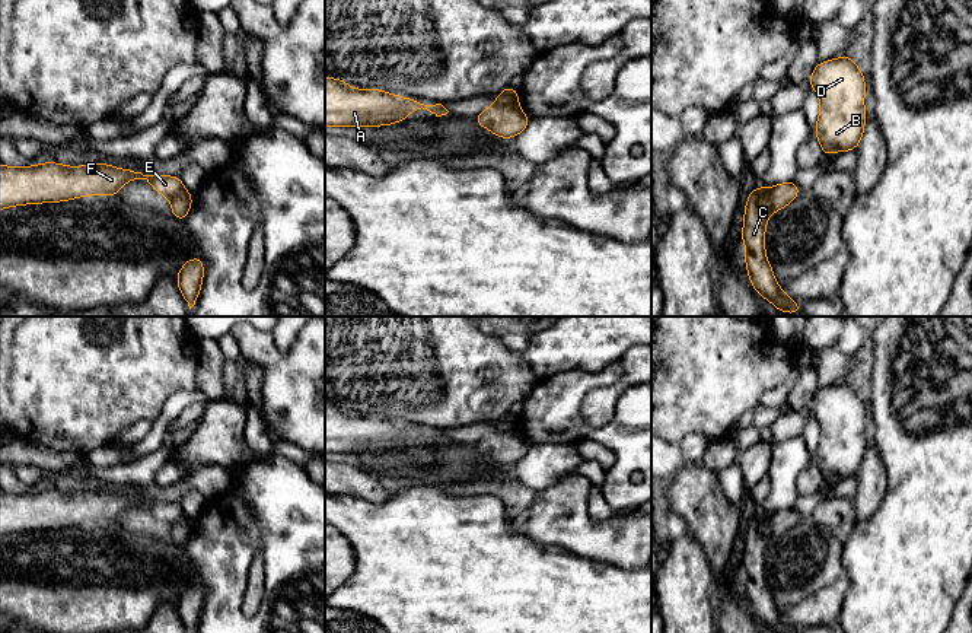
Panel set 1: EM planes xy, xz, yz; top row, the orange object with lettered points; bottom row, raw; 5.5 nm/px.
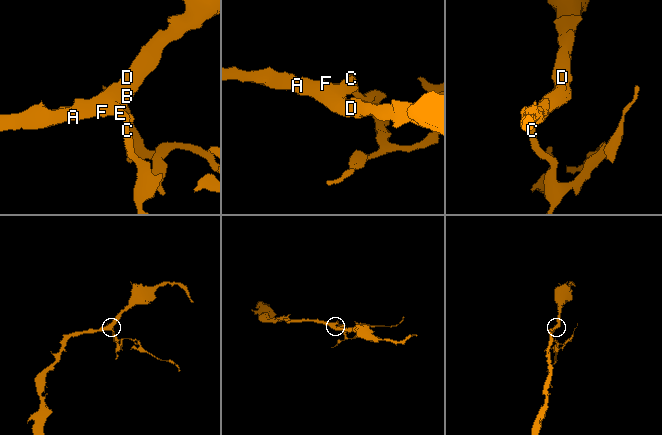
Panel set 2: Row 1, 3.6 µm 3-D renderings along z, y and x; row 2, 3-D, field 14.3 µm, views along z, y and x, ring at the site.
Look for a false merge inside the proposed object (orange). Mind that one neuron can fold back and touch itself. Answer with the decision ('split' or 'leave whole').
split

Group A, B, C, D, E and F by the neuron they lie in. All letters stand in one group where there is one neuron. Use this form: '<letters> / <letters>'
A B D E F / C

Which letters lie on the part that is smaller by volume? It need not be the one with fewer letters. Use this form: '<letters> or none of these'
C

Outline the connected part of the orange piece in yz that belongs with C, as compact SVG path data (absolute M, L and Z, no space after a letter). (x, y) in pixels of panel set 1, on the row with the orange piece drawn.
M759 185L748 195L740 236L746 246L745 263L749 280L758 295L781 312L800 314L800 305L778 286L767 258L765 228L771 213L772 204L768 191Z

